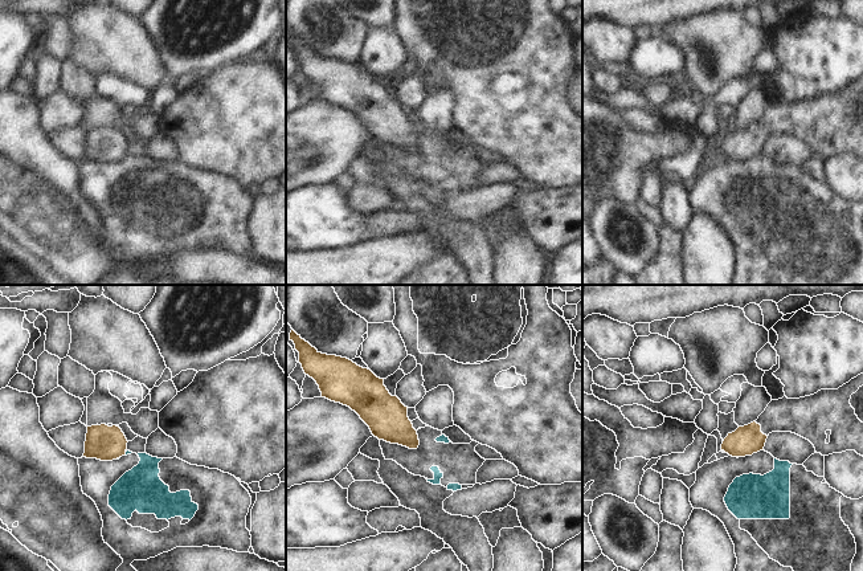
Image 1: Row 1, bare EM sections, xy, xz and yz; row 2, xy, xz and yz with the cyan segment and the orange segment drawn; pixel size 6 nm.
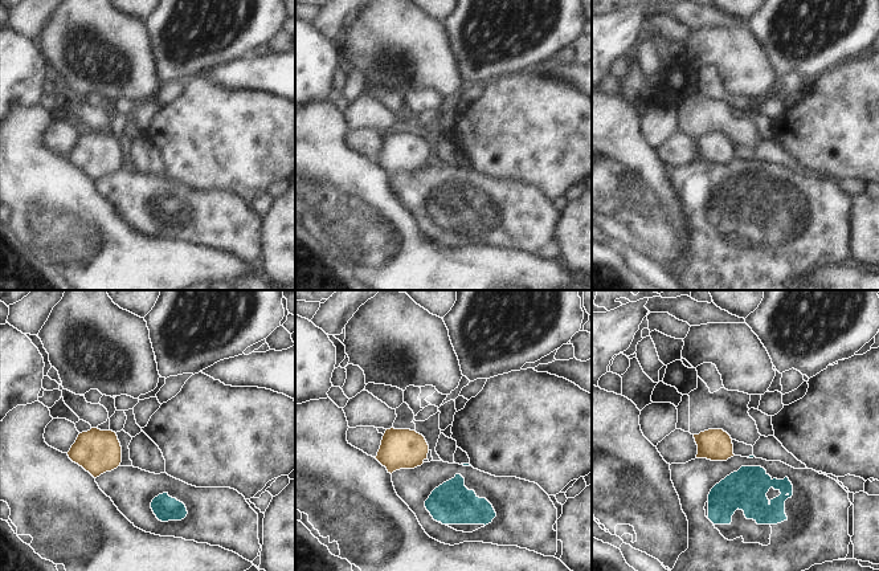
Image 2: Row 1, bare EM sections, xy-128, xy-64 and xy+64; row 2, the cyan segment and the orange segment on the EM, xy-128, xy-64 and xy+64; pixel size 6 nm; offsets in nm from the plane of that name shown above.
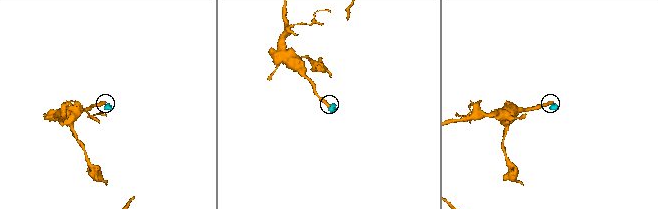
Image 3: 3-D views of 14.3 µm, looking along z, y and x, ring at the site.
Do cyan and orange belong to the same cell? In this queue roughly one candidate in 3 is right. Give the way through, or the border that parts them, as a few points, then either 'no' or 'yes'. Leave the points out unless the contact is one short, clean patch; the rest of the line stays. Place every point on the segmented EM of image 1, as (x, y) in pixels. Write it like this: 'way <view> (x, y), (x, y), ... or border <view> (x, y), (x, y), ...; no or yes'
border xy (119, 456), (115, 459); no

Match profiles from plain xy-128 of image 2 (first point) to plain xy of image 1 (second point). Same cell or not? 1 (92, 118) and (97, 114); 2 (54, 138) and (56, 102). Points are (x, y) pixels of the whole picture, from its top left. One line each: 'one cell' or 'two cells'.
1: two cells
2: two cells

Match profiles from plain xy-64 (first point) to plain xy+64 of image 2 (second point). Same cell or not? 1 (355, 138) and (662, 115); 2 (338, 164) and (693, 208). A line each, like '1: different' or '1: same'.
1: different
2: different

